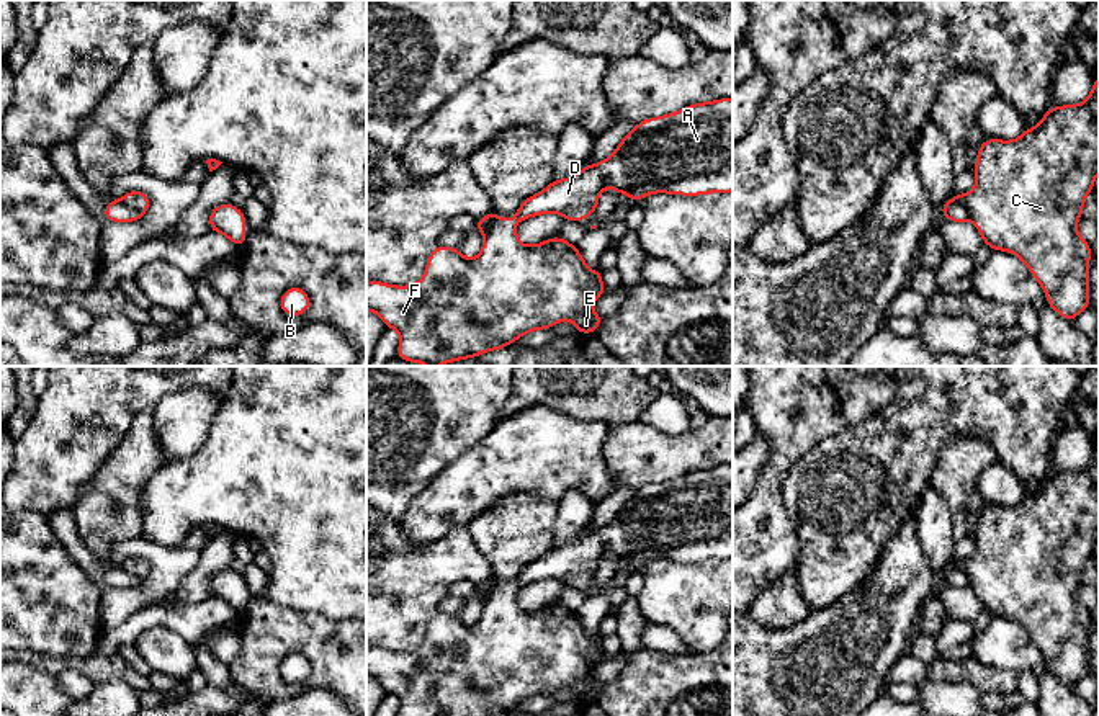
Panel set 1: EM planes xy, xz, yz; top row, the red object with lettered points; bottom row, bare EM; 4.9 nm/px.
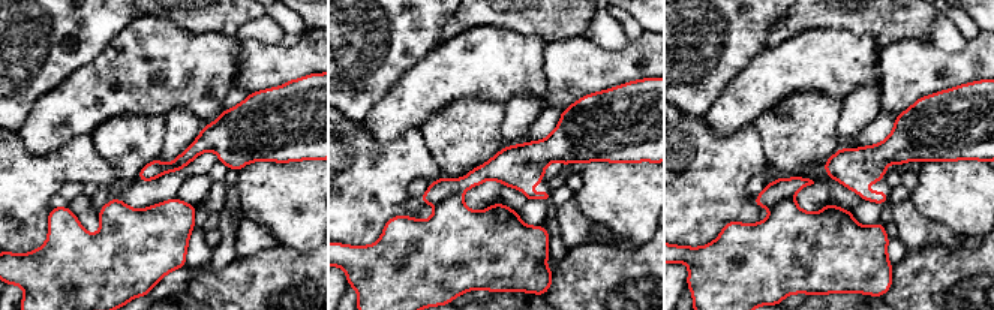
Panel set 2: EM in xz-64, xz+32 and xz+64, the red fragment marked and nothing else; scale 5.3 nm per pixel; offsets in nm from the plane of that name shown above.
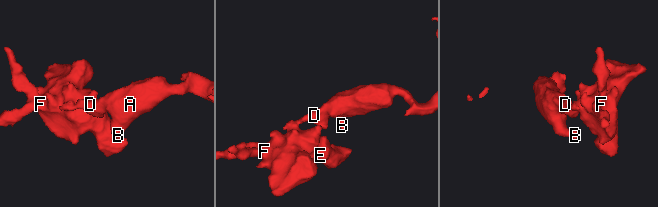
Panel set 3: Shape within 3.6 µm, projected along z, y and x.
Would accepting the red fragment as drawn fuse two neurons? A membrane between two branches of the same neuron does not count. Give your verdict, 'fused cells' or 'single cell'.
fused cells

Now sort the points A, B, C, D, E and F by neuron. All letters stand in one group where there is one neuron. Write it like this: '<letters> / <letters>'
A B D / C E F

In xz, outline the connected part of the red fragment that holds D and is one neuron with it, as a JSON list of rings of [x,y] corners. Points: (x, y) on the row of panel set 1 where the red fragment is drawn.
[[[733,98],[693,103],[641,121],[607,160],[554,180],[527,198],[514,221],[558,213],[579,222],[592,216],[605,188],[626,195],[630,201],[651,193],[731,193]]]

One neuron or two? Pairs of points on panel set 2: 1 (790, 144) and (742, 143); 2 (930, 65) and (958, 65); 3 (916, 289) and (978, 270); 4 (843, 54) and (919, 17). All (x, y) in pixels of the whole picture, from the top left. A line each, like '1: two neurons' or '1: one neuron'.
1: two neurons
2: one neuron
3: one neuron
4: two neurons

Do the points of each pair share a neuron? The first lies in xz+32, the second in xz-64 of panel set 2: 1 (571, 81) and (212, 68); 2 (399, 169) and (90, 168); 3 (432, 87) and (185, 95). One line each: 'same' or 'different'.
1: different
2: same
3: same

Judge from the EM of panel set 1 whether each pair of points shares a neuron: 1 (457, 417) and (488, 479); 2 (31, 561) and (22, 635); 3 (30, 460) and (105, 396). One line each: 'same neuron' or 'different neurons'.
1: different neurons
2: same neuron
3: same neuron

